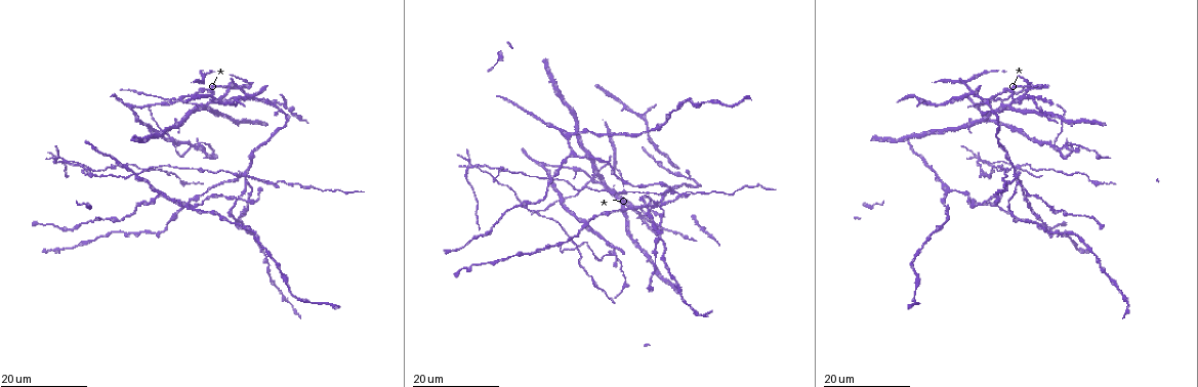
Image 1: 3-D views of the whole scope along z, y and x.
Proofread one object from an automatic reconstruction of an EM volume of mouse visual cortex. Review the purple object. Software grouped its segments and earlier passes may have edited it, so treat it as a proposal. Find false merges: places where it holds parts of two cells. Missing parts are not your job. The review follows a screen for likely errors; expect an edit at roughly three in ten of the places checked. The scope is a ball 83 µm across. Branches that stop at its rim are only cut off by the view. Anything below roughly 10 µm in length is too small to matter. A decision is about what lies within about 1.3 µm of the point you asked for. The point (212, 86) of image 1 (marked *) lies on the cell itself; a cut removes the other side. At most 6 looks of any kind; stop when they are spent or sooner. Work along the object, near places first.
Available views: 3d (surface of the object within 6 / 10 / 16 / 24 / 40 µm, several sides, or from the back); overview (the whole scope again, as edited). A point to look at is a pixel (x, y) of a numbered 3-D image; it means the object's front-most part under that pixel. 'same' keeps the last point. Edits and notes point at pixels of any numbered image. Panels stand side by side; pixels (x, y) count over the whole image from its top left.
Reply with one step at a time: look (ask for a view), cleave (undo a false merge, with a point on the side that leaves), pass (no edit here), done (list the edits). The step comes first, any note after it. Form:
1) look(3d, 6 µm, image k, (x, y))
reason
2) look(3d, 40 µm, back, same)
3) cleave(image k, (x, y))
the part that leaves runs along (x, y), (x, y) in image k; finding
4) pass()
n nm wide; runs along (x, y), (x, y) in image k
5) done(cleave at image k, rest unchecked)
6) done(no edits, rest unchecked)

look(3d, 24 µm, image 1, (992, 98))
thin arm on a thick one

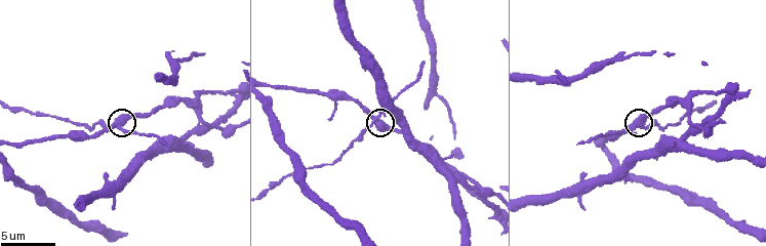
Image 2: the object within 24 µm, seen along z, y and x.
look(3d, 6 µm, image 2, (118, 123))

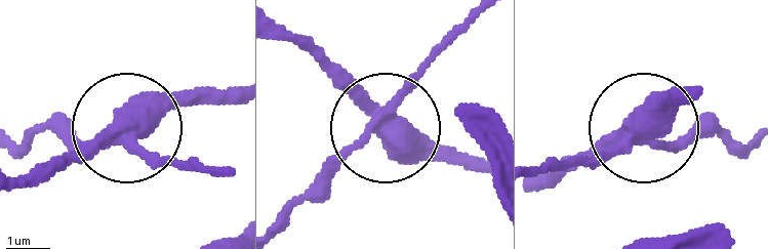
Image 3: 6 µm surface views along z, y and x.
cleave(image 3, (333, 158))
4 arms; the part that leaves runs along (376, 120), (281, 226) in image 3; two cells meet here

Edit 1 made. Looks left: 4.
look(overview)

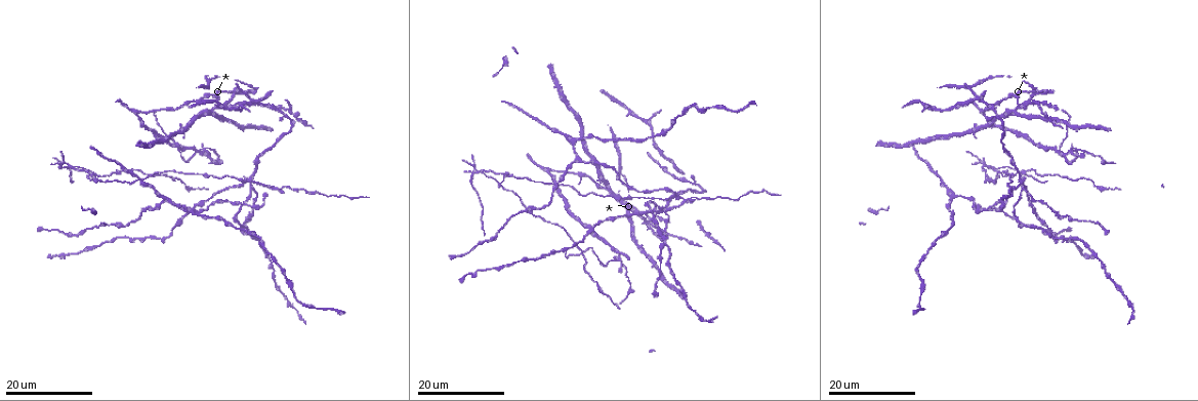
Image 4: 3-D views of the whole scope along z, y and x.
look(3d, 16 µm, image 4, (623, 202))

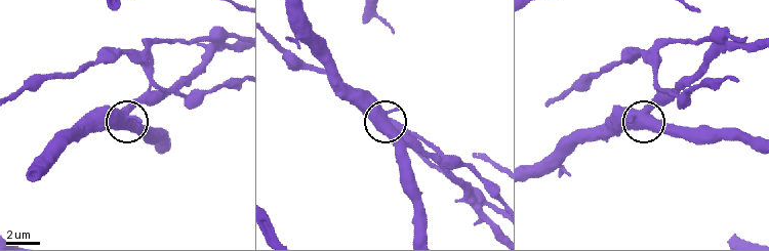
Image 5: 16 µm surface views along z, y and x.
look(3d, 10 µm, image 5, (382, 128))
zoom in

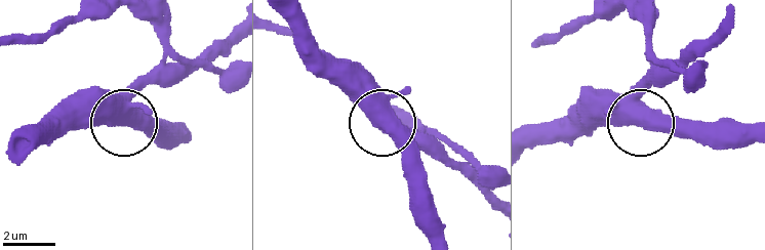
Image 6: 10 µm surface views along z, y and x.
pass()
runs along (652, 11), (652, 78), (639, 118), (645, 124), (689, 124) in image 6; continuous, no second cell

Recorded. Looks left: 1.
done(cleave at image 3, rest unchecked)

